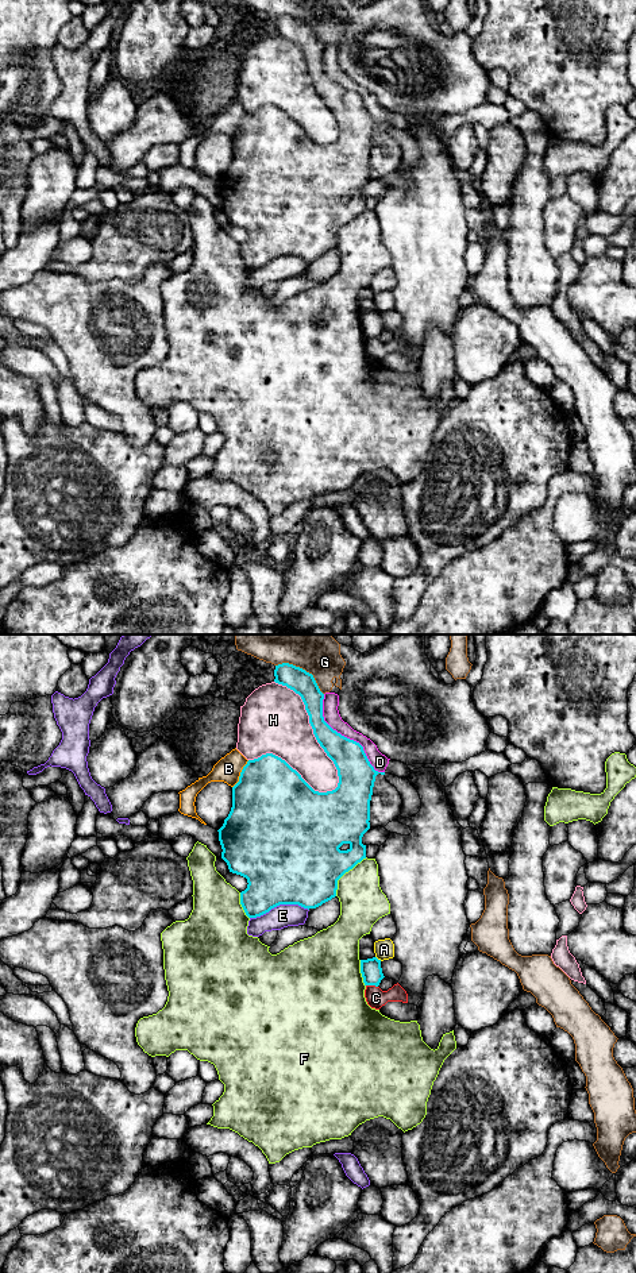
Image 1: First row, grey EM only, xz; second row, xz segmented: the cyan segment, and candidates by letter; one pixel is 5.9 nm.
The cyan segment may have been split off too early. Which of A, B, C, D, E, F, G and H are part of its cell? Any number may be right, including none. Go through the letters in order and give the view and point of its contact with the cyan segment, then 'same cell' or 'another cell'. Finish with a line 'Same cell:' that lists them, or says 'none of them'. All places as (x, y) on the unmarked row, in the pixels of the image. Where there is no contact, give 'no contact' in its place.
A: contact xz (377, 311); another cell
B: contact xz (241, 126); another cell
C: contact xz (372, 336); another cell
D: contact xz (346, 89); another cell
E: contact xz (278, 257); another cell
F: contact xz (345, 224); another cell
G: contact xz (304, 22); another cell
H: contact xz (313, 83); another cell
Same cell: none of them

